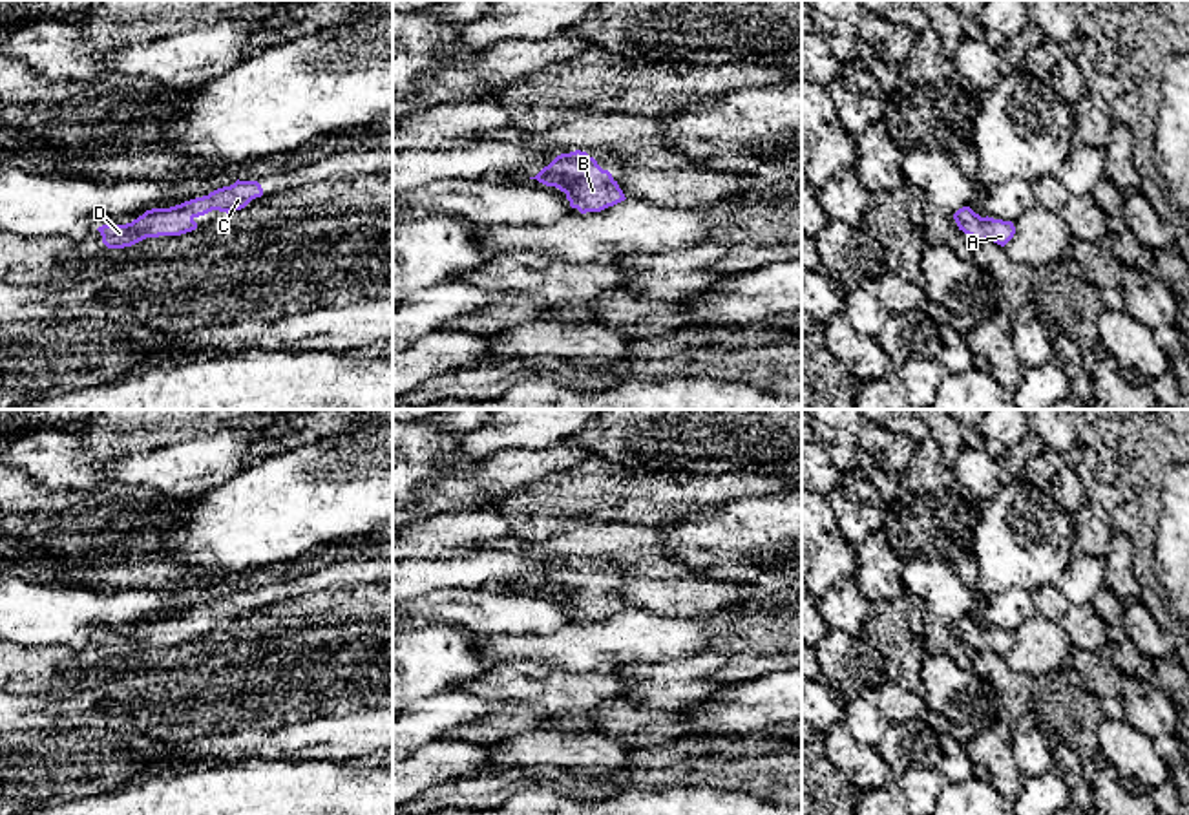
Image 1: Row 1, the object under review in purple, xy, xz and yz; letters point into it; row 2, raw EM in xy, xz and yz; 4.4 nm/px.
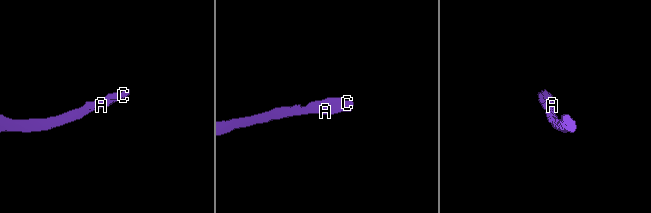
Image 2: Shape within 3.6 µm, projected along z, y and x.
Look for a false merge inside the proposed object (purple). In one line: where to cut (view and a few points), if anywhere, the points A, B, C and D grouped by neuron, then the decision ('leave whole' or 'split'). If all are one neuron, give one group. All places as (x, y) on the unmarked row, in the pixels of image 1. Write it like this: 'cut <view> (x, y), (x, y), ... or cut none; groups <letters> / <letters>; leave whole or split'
cut none; groups A B C D; leave whole

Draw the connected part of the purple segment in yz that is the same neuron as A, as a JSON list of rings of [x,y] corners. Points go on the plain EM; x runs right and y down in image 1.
[[[963,616],[953,623],[953,629],[964,643],[972,645],[977,652],[994,651],[1005,656],[1015,643],[1015,636],[1012,630],[981,627],[970,616]]]

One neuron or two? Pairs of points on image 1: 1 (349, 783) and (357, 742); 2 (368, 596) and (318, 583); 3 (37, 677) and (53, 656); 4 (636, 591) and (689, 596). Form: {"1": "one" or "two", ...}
{"1": "two", "2": "two", "3": "one", "4": "one"}

